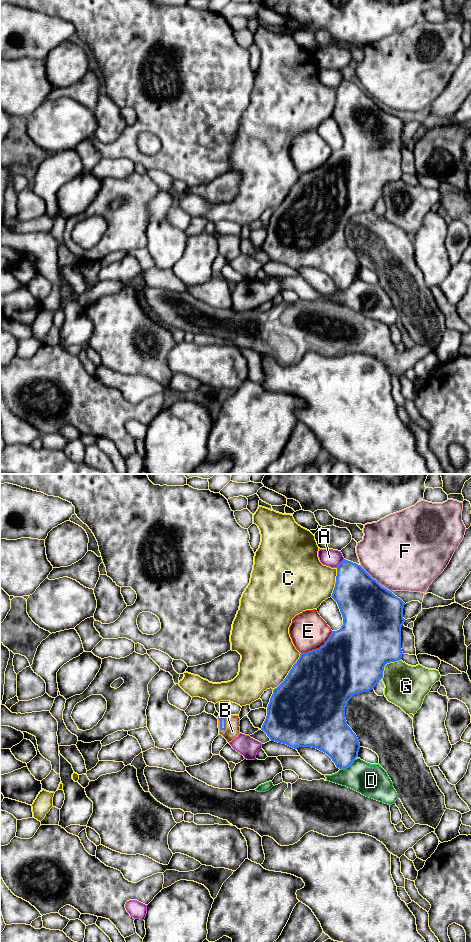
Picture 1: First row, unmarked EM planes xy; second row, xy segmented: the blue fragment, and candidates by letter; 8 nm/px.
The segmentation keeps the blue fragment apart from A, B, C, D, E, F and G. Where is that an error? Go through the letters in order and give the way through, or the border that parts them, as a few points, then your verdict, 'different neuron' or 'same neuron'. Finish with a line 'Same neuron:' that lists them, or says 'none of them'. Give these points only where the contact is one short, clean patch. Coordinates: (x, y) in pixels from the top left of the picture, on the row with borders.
A: different neuron
B: same neuron
C: different neuron
D: different neuron
E: different neuron
F: different neuron
G: different neuron
Same neuron: B

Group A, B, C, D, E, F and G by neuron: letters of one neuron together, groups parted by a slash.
A / B / C / D / E / F / G

